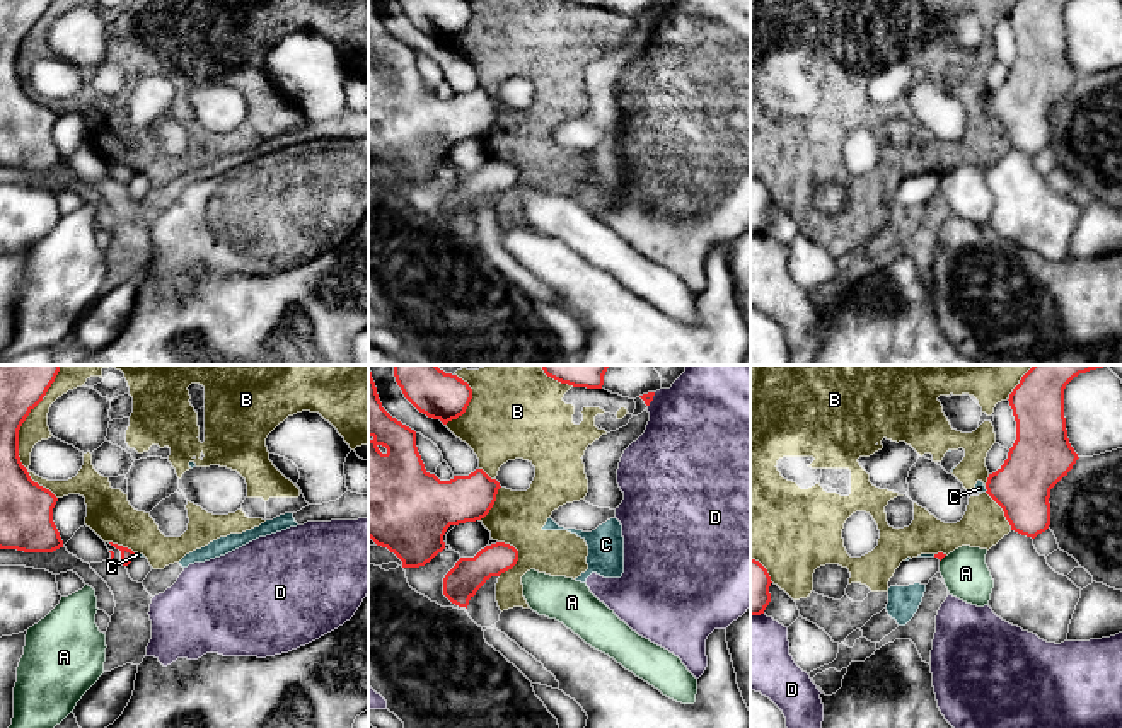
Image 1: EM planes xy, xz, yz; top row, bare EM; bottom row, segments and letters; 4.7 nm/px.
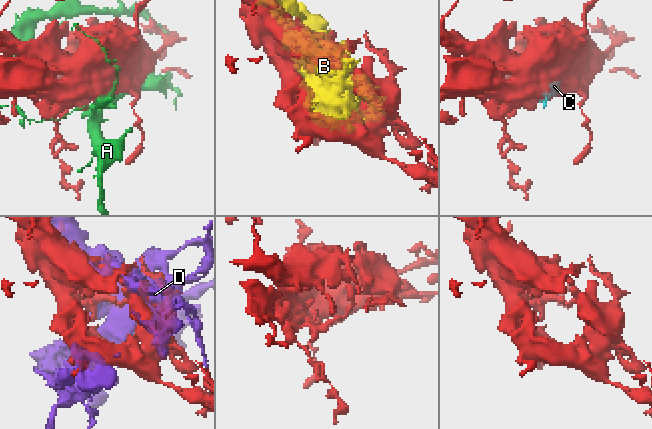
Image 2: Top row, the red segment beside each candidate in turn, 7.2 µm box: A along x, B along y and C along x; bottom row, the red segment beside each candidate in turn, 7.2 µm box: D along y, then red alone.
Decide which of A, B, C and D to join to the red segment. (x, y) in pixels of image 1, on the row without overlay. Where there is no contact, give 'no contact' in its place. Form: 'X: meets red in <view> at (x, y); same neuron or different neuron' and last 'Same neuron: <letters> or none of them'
A: meets red in yz at (943, 174); different neuron
B: meets red in xy at (17, 70); different neuron
C: meets red in yz at (986, 106); different neuron
D: meets red in xz at (652, 17); different neuron
Same neuron: none of them

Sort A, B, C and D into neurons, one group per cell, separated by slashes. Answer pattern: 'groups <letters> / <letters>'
groups A / B C / D

